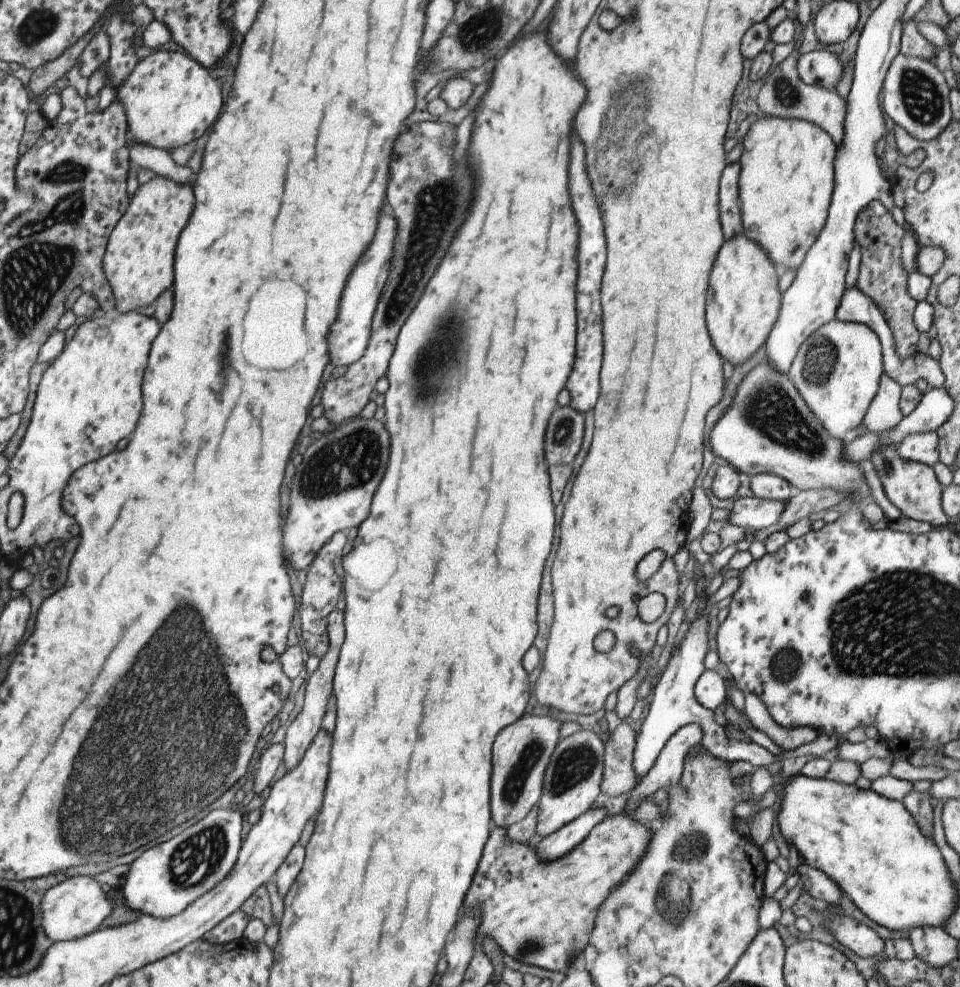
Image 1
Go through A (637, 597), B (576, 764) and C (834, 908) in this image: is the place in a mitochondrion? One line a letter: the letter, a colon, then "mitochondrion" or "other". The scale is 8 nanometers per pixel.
A: other
B: mitochondrion
C: other

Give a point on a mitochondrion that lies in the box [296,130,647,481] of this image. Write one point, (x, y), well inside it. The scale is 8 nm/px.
(438, 204)

